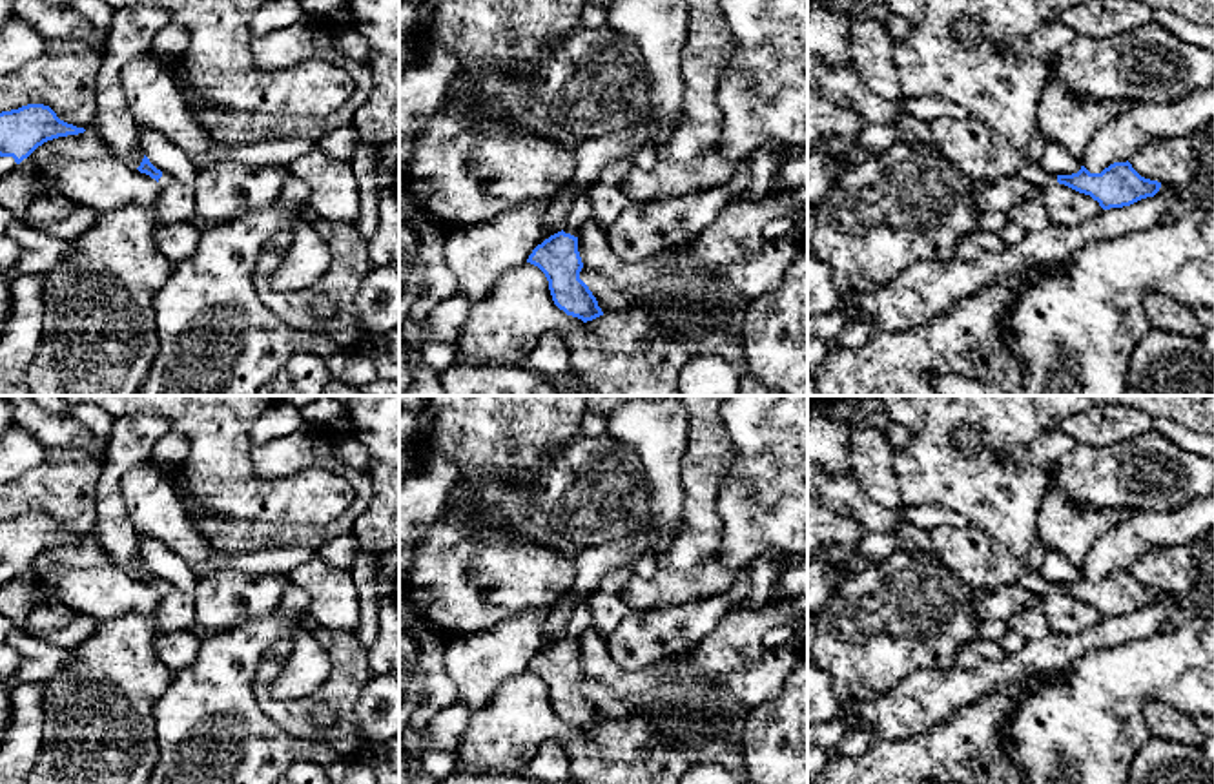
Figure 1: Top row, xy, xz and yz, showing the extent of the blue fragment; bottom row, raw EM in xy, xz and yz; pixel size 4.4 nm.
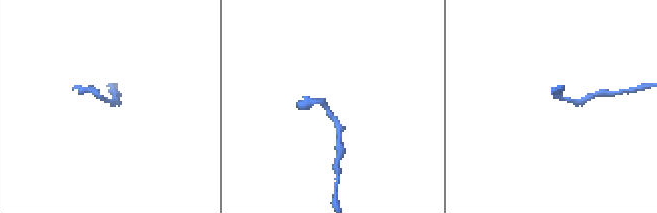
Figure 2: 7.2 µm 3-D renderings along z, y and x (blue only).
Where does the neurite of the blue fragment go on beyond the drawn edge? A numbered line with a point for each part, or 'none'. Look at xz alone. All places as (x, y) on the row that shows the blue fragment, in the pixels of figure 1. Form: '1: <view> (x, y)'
1: xz (582, 210)

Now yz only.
1: yz (1032, 172)

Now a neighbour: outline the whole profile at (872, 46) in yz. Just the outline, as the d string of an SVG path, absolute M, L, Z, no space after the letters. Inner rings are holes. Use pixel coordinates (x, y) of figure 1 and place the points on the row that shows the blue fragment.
M882 20L851 22L849 55L862 84L888 102L900 102L900 77L893 62L895 40Z

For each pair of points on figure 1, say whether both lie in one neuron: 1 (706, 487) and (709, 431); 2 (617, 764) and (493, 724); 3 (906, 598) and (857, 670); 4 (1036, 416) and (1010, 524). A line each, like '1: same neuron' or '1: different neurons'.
1: same neuron
2: same neuron
3: same neuron
4: same neuron

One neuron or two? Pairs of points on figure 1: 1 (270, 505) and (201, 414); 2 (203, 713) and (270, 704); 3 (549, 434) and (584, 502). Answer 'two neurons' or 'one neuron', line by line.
1: one neuron
2: two neurons
3: two neurons

